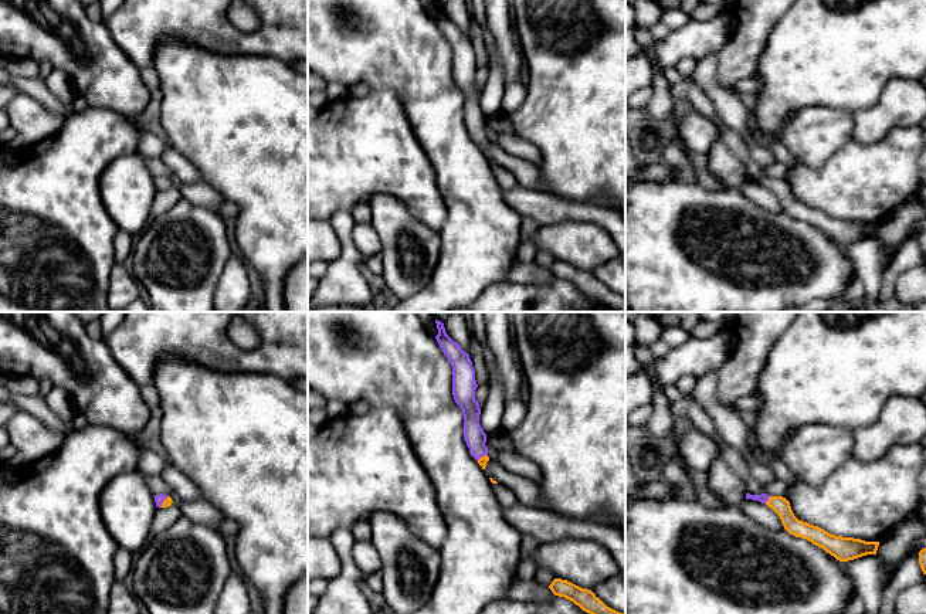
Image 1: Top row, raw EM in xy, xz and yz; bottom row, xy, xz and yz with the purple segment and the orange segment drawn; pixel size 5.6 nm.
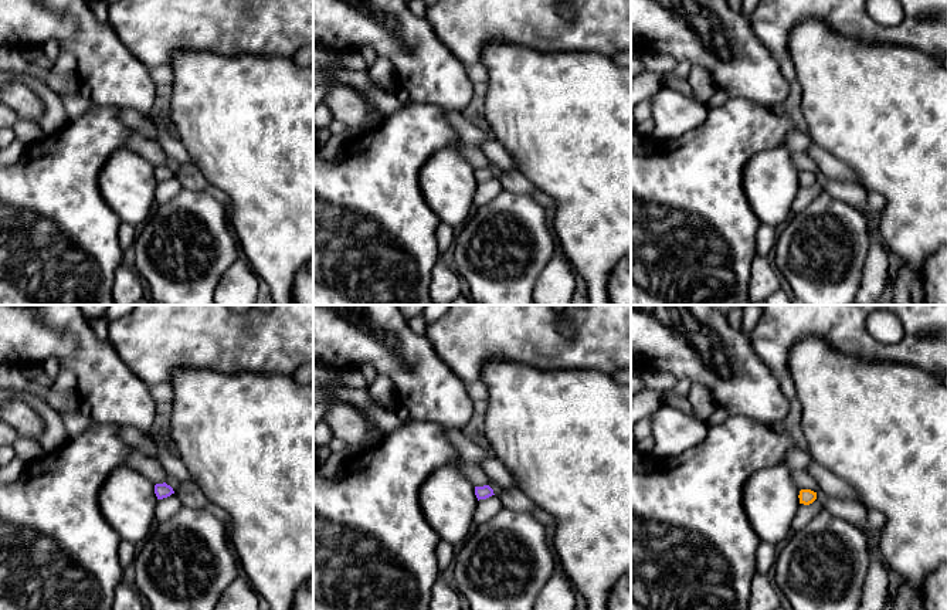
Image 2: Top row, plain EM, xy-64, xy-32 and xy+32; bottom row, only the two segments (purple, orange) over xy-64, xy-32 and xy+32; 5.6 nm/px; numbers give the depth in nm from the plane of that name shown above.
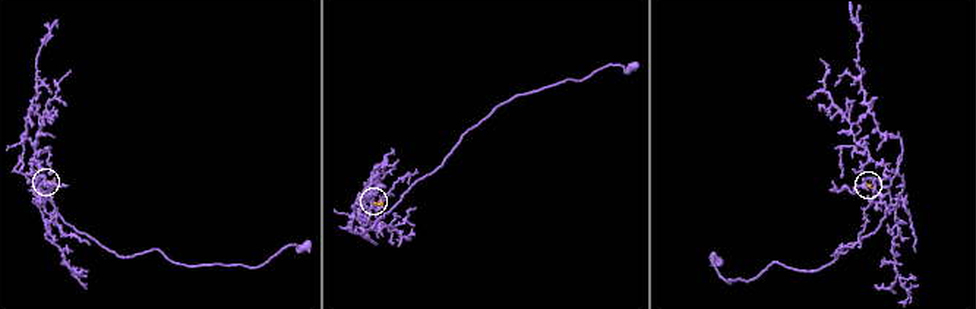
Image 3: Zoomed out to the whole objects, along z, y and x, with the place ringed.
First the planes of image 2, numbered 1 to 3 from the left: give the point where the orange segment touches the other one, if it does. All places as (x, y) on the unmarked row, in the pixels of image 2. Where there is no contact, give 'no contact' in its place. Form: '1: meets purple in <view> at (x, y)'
1: no contact
2: no contact
3: no contact

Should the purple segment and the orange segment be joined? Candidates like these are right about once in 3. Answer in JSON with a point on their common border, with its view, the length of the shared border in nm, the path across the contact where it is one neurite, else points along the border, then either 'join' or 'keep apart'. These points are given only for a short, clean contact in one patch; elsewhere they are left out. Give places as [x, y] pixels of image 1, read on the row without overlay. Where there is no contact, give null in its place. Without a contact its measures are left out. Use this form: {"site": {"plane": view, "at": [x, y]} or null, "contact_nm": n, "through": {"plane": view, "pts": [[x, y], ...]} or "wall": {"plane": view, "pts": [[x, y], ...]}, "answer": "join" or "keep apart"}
{"site": {"plane": "yz", "at": [767, 182]}, "contact_nm": 50, "through": {"plane": "yz", "pts": [[763, 180], [767, 182], [780, 187]]}, "answer": "join"}

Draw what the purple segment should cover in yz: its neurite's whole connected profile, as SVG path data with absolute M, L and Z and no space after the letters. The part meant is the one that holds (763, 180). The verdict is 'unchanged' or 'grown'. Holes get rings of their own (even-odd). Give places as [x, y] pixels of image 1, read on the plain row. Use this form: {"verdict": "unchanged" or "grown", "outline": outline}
{"verdict": "grown", "outline": "M747 174L746 182L766 186L780 199L784 211L790 217L807 221L839 244L854 242L866 237L876 237L879 224L835 218L818 208L798 203L791 193L790 184L783 179L770 179L767 176L750 177Z"}

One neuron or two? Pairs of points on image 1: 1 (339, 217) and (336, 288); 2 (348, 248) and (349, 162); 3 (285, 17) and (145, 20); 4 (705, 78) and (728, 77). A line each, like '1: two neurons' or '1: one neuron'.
1: one neuron
2: two neurons
3: one neuron
4: two neurons

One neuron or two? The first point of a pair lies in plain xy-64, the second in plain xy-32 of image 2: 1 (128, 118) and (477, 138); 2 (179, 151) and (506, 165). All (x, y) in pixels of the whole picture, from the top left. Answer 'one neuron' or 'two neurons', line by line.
1: one neuron
2: one neuron

